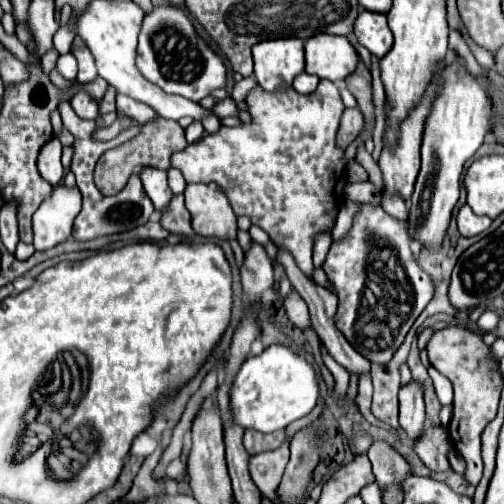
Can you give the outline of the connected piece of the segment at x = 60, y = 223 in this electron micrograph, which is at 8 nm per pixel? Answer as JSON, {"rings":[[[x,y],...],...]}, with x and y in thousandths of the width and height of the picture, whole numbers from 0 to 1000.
{"rings":[[[117,365],[65,429],[69,496],[101,496],[141,472],[145,437],[161,417],[161,385],[153,373]]]}

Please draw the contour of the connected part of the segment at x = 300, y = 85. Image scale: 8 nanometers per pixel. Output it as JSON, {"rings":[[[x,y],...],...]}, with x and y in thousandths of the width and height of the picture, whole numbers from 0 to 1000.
{"rings":[[[597,143],[585,159],[581,159],[581,175],[593,183],[593,187],[617,187],[633,167],[633,151],[621,151],[621,147],[609,147],[609,143]]]}

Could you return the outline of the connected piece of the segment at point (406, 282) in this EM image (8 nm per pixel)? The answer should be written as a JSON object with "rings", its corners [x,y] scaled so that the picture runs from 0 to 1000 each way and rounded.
{"rings":[[[720,405],[716,421],[700,433],[700,452],[688,472],[673,484],[657,484],[641,536],[673,587],[665,647],[673,647],[712,702],[752,722],[776,714],[863,583],[859,552],[835,532],[831,512],[819,504],[819,472],[808,448],[776,433],[760,413],[732,405]]]}

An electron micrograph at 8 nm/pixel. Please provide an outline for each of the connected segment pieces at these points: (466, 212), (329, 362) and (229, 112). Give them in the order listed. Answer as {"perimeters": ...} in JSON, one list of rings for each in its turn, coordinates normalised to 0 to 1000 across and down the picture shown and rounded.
{"perimeters":[[[[927,405],[907,421],[907,448],[915,468],[946,468],[962,460],[974,448],[974,440],[978,437],[970,429],[946,429]]],[[[637,690],[637,706],[641,706],[645,726],[653,730],[653,738],[665,750],[665,790],[669,790],[669,798],[677,798],[681,786],[685,786],[685,778],[688,778],[688,766],[692,766],[692,738],[677,722],[669,722],[641,690]]],[[[446,194],[446,198],[435,198],[427,210],[423,210],[423,226],[431,234],[446,234],[446,230],[470,230],[470,210],[458,194]]]]}

